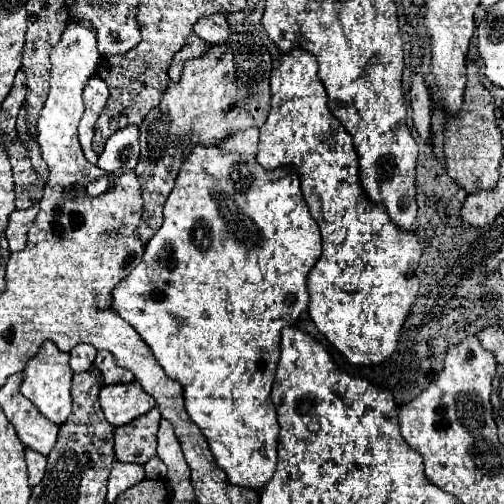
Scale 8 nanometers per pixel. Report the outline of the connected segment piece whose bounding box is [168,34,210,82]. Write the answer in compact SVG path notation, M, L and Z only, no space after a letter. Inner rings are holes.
M192 34L190 38L188 38L188 42L186 42L186 46L174 56L174 60L172 60L172 64L170 64L170 70L168 70L168 74L170 74L170 78L172 78L172 82L178 82L180 80L180 72L182 72L182 66L188 62L188 60L192 60L192 58L200 58L200 56L204 56L206 52L208 52L208 44L202 40L202 38L198 38L196 34Z

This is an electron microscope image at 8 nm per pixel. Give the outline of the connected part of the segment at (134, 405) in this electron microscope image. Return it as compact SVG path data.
M138 382L130 384L110 384L100 390L100 406L106 420L118 428L130 424L138 416L154 408L154 398L142 390Z

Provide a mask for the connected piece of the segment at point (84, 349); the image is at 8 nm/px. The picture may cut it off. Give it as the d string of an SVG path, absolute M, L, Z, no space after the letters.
M78 344L74 350L70 350L70 368L74 372L84 372L92 366L96 358L96 348L90 344Z

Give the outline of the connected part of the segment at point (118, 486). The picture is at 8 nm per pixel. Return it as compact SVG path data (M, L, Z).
M114 462L110 478L108 478L108 502L114 502L118 494L128 490L130 486L142 482L144 478L144 468L140 464L124 464L124 462Z

